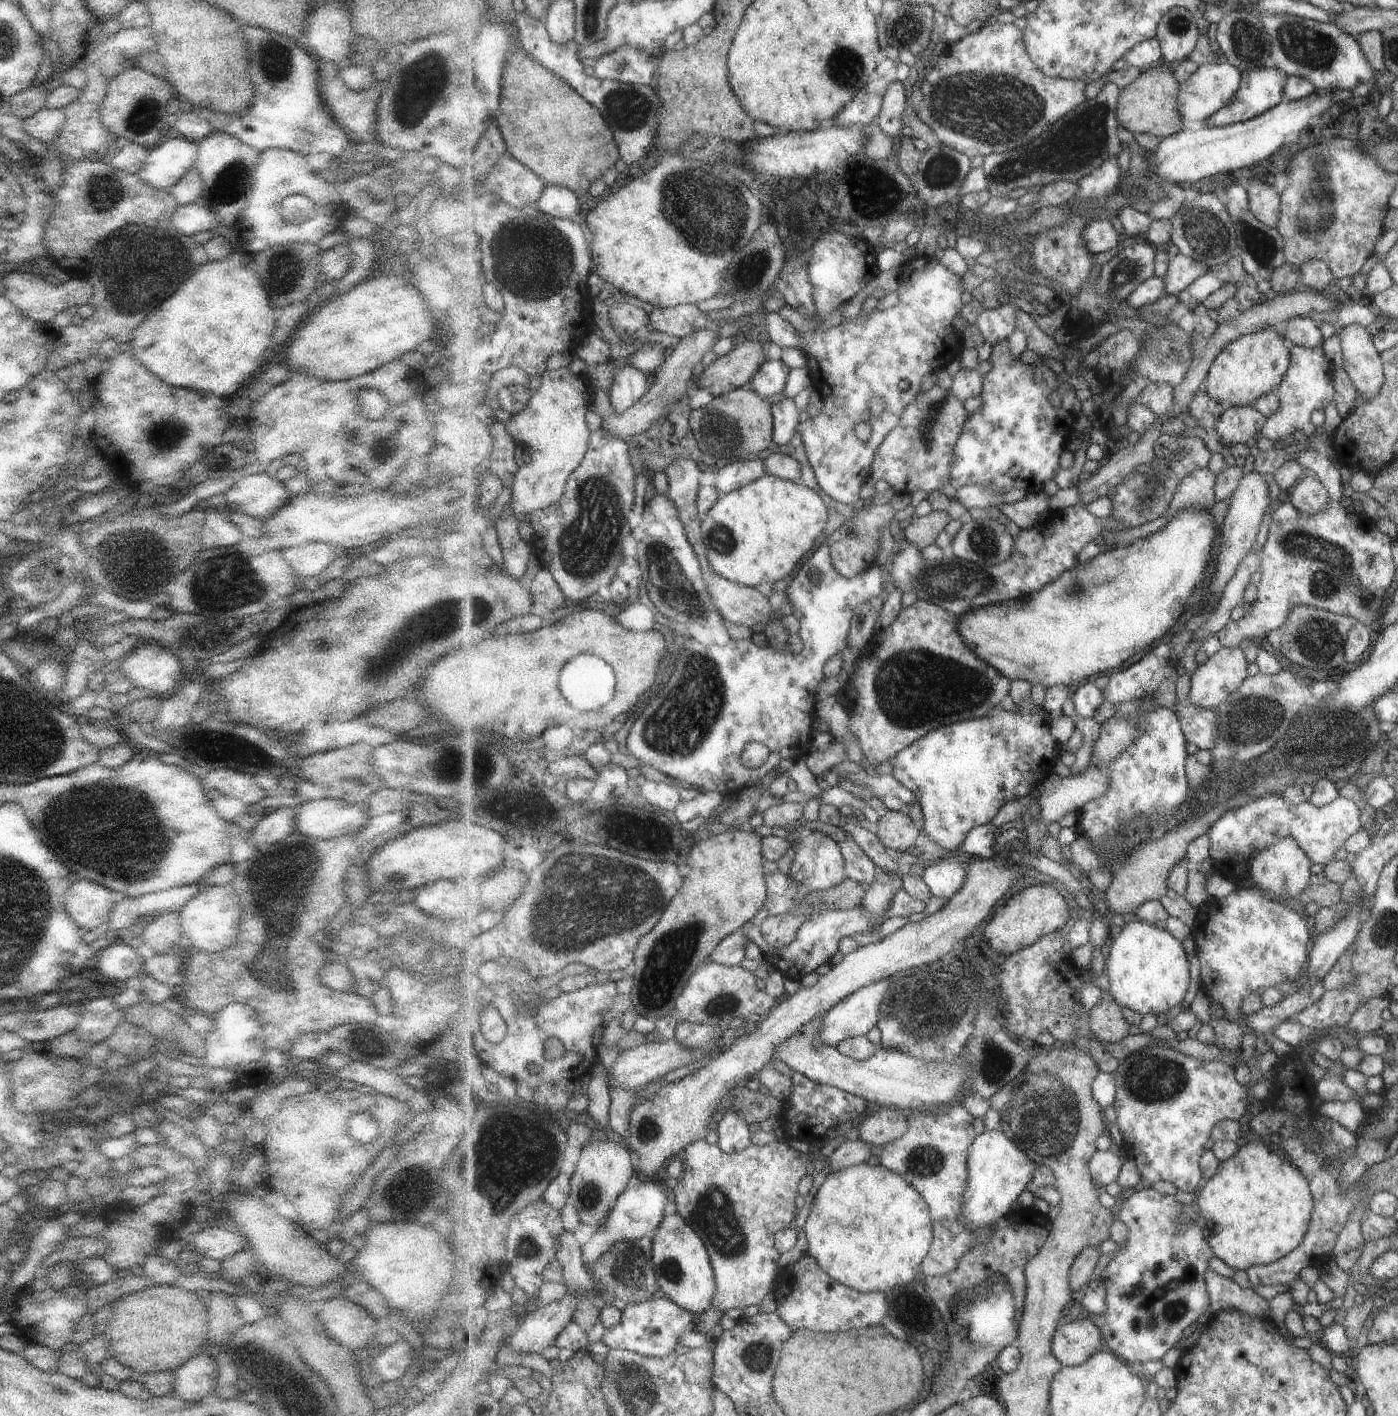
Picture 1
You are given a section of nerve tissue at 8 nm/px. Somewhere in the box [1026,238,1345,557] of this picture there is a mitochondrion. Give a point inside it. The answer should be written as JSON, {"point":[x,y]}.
{"point":[1164,351]}

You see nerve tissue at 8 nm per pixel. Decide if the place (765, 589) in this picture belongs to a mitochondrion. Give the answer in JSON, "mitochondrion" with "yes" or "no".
{"mitochondrion":"no"}

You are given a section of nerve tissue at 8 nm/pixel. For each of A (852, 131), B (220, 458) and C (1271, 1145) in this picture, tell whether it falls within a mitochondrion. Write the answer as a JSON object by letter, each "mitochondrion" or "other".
{"A":"other","B":"other","C":"other"}

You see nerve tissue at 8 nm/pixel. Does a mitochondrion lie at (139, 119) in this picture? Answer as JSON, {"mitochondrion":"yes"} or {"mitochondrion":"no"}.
{"mitochondrion":"yes"}

